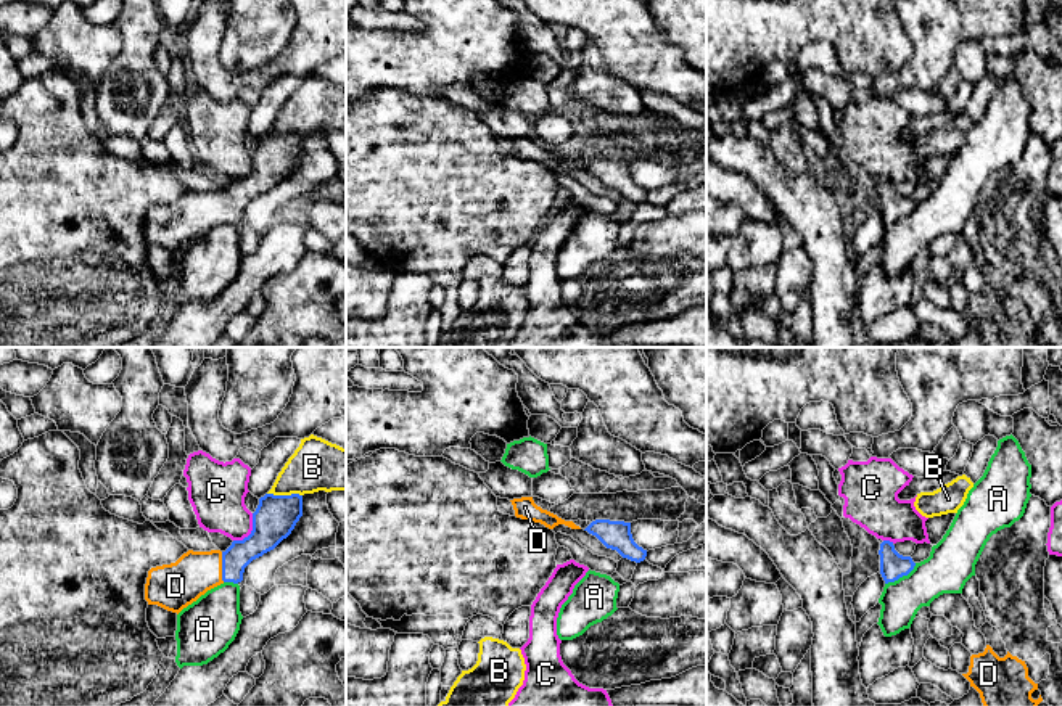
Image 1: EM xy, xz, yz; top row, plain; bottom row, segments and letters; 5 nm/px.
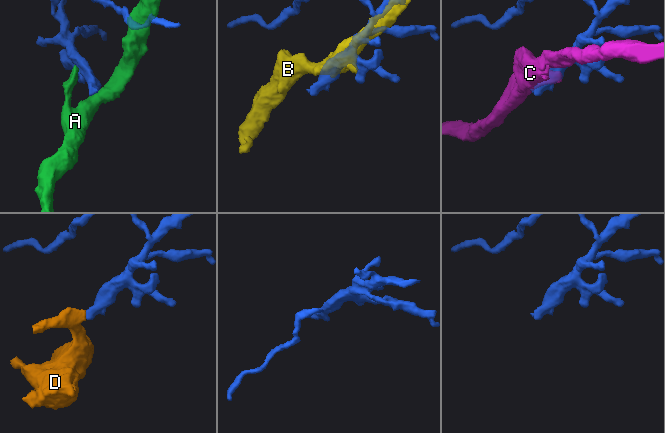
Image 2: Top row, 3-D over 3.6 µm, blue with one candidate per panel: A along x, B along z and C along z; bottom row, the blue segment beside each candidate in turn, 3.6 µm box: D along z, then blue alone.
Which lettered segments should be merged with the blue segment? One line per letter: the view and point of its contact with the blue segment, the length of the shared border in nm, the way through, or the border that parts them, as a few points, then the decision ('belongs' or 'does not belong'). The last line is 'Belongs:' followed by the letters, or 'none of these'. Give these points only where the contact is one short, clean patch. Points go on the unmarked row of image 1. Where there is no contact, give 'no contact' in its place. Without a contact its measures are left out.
A: yz (901, 216) | 190 nm | does not belong
B: xy (285, 135) | 180 nm | does not belong
C: xy (251, 171) | 170 nm | does not belong
D: xy (222, 206) | 150 nm | across xy (263, 177), (222, 206), (197, 211), (179, 224) | belongs
Belongs: D

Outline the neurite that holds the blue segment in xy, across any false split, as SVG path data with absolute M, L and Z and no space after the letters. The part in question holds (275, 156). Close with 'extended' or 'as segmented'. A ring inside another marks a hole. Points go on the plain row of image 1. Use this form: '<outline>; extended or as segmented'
M266 133L253 153L253 170L243 180L233 180L225 190L193 191L188 190L175 203L151 207L145 224L145 240L148 244L158 244L167 251L180 252L196 241L208 230L224 224L238 224L243 220L245 207L256 198L274 190L294 169L303 156L303 135L274 135Z; extended

